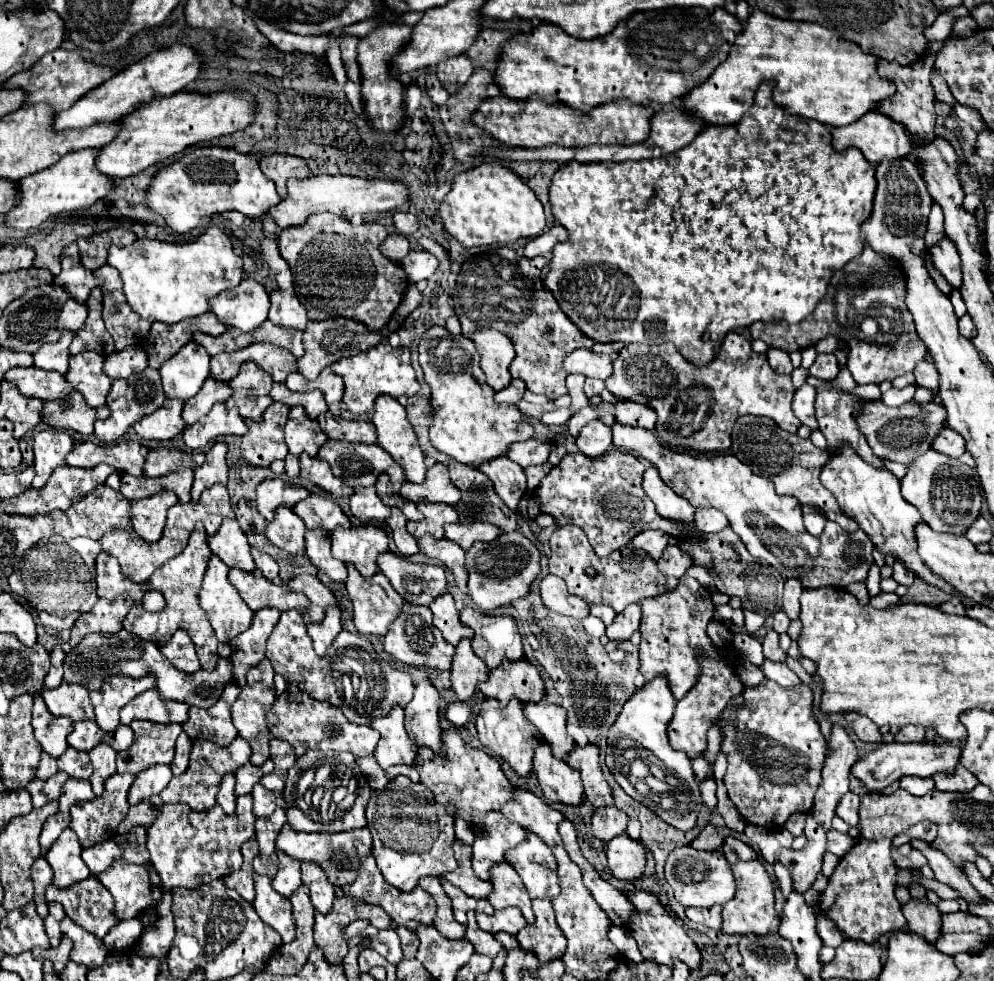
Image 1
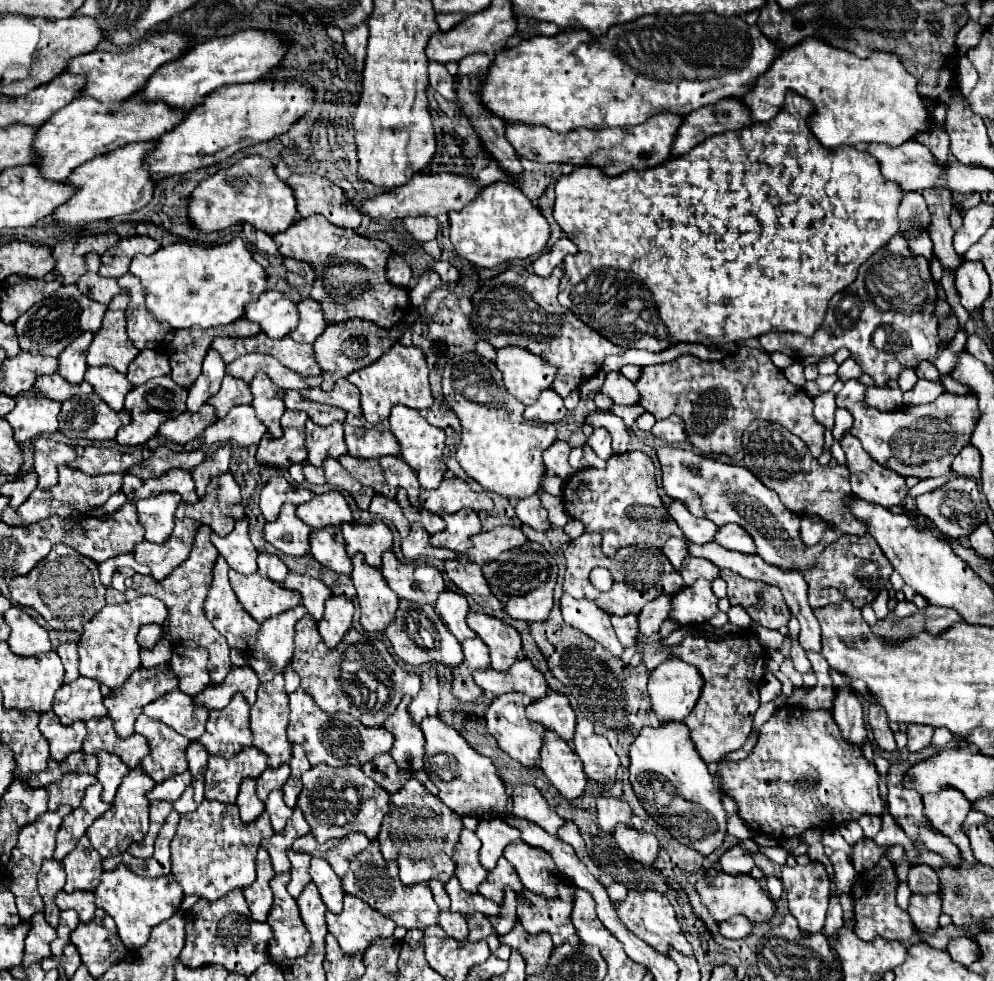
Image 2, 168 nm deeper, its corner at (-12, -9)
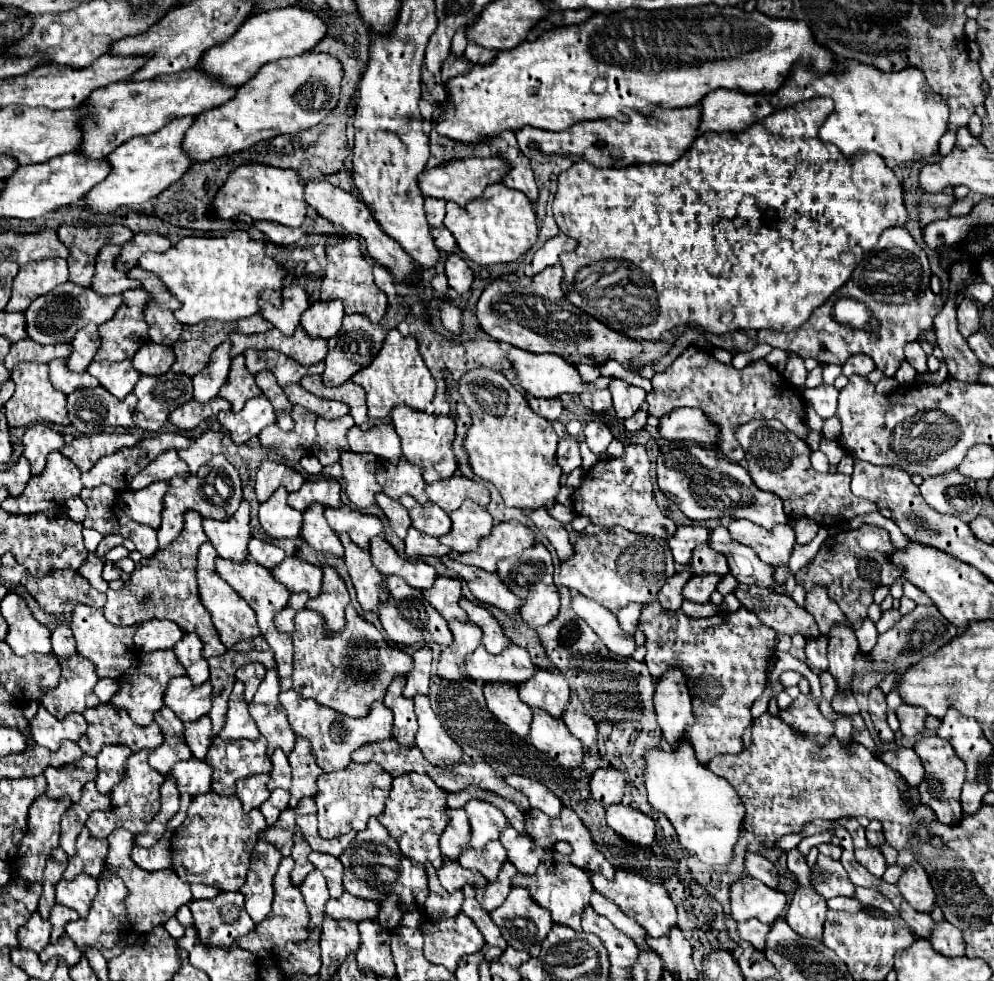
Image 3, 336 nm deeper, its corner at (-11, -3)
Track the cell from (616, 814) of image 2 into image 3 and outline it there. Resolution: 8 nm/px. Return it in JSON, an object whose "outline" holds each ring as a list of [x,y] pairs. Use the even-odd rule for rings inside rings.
{"outline":[[[599,767],[591,775],[591,795],[601,805],[609,807],[611,803],[621,803],[625,791],[625,777],[615,767]]]}

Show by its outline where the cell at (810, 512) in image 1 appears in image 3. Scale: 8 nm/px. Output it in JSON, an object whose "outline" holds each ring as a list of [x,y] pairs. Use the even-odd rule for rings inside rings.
{"outline":[[[797,519],[797,521],[793,521],[791,527],[793,527],[795,535],[797,535],[797,543],[799,543],[799,545],[811,543],[813,537],[817,535],[817,531],[819,531],[819,525],[813,523],[811,519]]]}

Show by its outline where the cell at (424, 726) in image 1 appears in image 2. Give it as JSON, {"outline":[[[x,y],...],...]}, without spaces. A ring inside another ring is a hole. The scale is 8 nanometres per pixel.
{"outline":[[[428,669],[422,673],[422,689],[416,699],[408,705],[412,721],[420,725],[428,717],[438,717],[438,677],[436,669]]]}

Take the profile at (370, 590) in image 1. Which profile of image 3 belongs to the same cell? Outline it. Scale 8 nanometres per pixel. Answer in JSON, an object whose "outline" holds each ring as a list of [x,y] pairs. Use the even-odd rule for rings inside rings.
{"outline":[[[339,533],[339,539],[345,547],[343,561],[353,581],[357,601],[365,611],[377,611],[379,603],[383,603],[383,587],[379,587],[379,583],[383,583],[383,575],[371,563],[369,551],[351,543],[347,533]]]}

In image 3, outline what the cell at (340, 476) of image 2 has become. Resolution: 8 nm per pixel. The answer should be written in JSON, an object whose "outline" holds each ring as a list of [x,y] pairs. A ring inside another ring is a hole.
{"outline":[[[345,451],[341,455],[341,467],[345,477],[345,495],[357,509],[367,509],[375,503],[379,485],[375,481],[377,459],[373,455],[359,455]]]}

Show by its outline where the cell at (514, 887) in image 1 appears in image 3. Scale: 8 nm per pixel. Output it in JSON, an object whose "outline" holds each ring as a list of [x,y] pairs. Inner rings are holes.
{"outline":[[[493,841],[493,843],[487,843],[487,847],[483,849],[473,849],[473,847],[463,849],[457,861],[463,867],[471,867],[483,873],[487,881],[495,881],[501,865],[507,861],[507,851],[499,841]]]}

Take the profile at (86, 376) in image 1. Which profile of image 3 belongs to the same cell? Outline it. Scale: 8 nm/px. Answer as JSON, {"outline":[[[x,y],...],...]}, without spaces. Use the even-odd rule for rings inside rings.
{"outline":[[[131,359],[119,361],[119,363],[109,363],[109,361],[93,361],[87,369],[93,377],[99,379],[99,383],[113,393],[117,399],[123,399],[125,395],[129,395],[135,389],[137,379],[141,377],[139,371],[135,371]]]}

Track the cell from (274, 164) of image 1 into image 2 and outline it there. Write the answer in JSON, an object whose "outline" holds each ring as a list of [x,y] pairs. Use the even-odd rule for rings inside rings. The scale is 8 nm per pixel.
{"outline":[[[292,173],[286,179],[286,185],[294,191],[300,217],[322,213],[328,217],[328,221],[340,227],[360,227],[362,215],[352,205],[348,205],[344,191],[330,179],[320,177],[316,173]]]}

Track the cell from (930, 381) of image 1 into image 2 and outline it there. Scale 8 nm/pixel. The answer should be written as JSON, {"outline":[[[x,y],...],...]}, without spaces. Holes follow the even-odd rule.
{"outline":[[[922,361],[918,367],[916,367],[916,373],[920,379],[928,379],[928,381],[940,381],[940,373],[938,369],[930,363],[930,361]]]}

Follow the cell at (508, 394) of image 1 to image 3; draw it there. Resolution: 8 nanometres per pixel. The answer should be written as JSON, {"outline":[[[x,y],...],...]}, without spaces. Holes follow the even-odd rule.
{"outline":[[[531,397],[531,399],[529,399],[529,407],[531,407],[537,415],[541,415],[541,417],[545,417],[545,419],[549,419],[549,421],[559,419],[559,415],[561,415],[561,411],[563,411],[561,399],[535,399],[535,397]]]}

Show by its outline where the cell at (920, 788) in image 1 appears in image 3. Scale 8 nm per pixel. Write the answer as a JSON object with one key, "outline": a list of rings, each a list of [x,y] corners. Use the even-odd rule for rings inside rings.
{"outline":[[[929,735],[929,737],[921,737],[915,745],[913,745],[915,753],[919,755],[921,763],[923,763],[923,781],[919,783],[919,795],[921,795],[921,803],[931,807],[937,815],[939,821],[947,823],[947,825],[955,825],[961,821],[963,811],[961,811],[961,787],[965,781],[965,763],[963,759],[959,759],[953,751],[953,747],[945,741],[939,739],[937,735]]]}

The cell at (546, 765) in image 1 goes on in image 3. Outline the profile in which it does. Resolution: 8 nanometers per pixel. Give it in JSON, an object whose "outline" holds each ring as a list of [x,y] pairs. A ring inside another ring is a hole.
{"outline":[[[533,709],[529,741],[535,749],[555,759],[561,767],[573,769],[581,765],[583,745],[579,739],[569,733],[563,719],[557,719],[543,709]]]}

